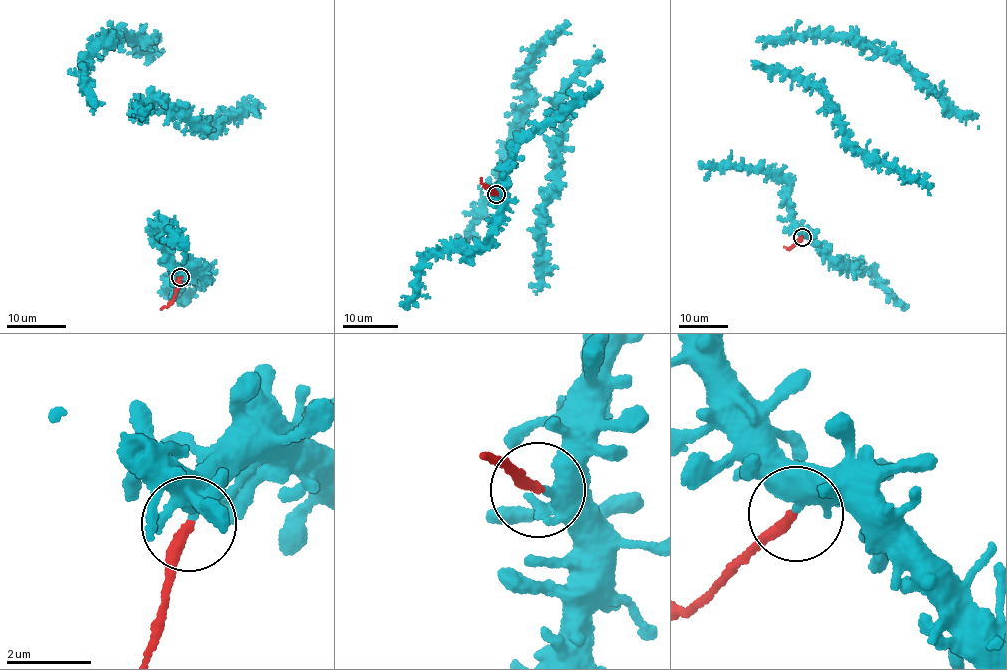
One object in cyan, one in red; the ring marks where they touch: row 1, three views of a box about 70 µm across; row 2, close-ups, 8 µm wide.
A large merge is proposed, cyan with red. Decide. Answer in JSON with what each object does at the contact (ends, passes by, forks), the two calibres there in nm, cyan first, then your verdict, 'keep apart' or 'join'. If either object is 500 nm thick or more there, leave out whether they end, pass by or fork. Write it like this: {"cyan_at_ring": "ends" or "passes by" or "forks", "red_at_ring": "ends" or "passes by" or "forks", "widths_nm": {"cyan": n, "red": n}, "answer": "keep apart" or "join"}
{"cyan_at_ring": "passes by", "red_at_ring": "ends", "widths_nm": {"cyan": 280, "red": 260}, "answer": "keep apart"}

